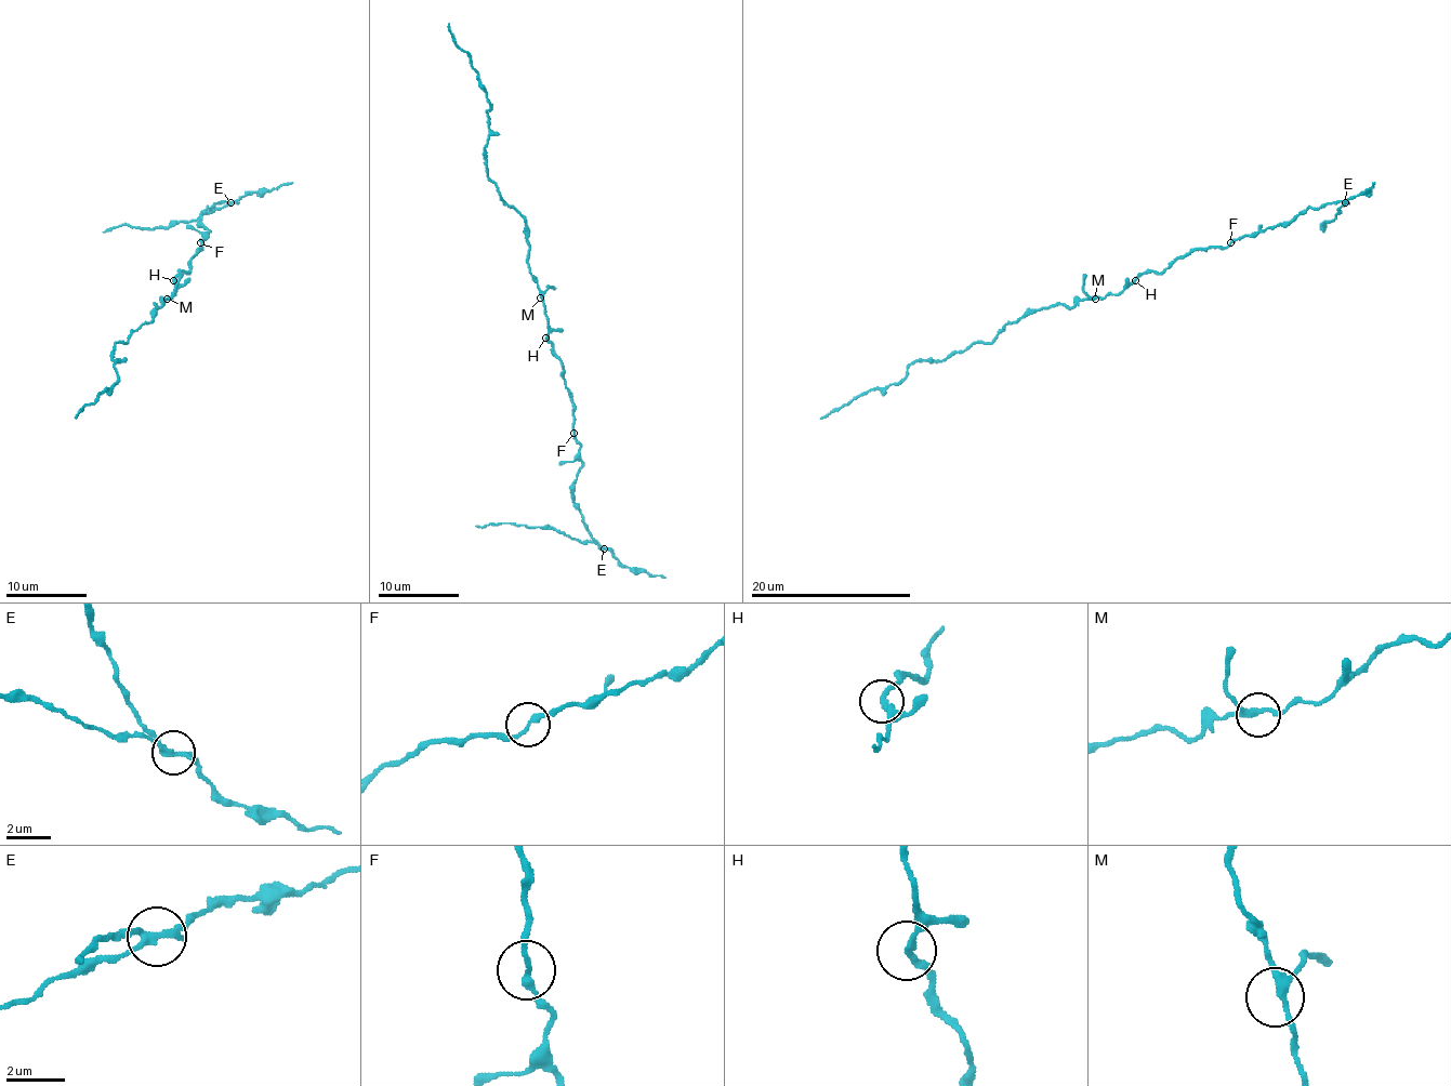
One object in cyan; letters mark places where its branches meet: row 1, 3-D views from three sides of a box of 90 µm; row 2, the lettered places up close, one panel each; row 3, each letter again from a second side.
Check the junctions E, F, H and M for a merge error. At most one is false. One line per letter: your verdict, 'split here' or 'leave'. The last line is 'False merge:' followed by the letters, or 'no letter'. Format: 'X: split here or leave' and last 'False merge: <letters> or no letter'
E: split here
F: leave
H: leave
M: leave
False merge: E

